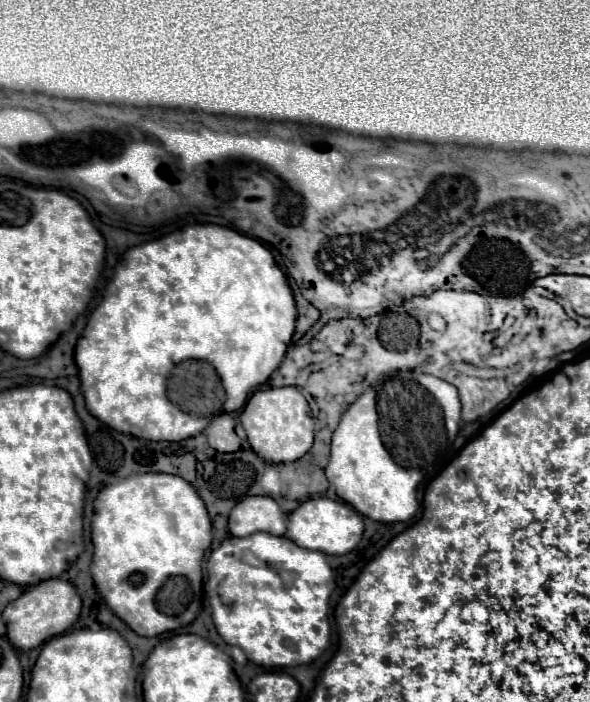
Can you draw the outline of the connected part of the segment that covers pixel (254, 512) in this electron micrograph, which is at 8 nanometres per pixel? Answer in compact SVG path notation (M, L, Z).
M245 497L229 513L229 533L233 537L247 537L257 531L271 535L285 535L287 515L271 497Z

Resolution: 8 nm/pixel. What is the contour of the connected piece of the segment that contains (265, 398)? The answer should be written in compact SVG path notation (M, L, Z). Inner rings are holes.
M269 387L255 391L247 401L239 421L253 451L267 463L291 463L301 459L313 445L313 417L307 399L297 387Z

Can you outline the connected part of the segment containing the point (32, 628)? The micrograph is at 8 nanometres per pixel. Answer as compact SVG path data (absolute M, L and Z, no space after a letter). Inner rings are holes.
M47 579L35 587L23 591L19 599L9 603L3 611L3 621L7 625L7 637L17 649L35 649L49 637L61 635L67 631L79 617L81 611L81 597L77 595L75 587L63 579Z

